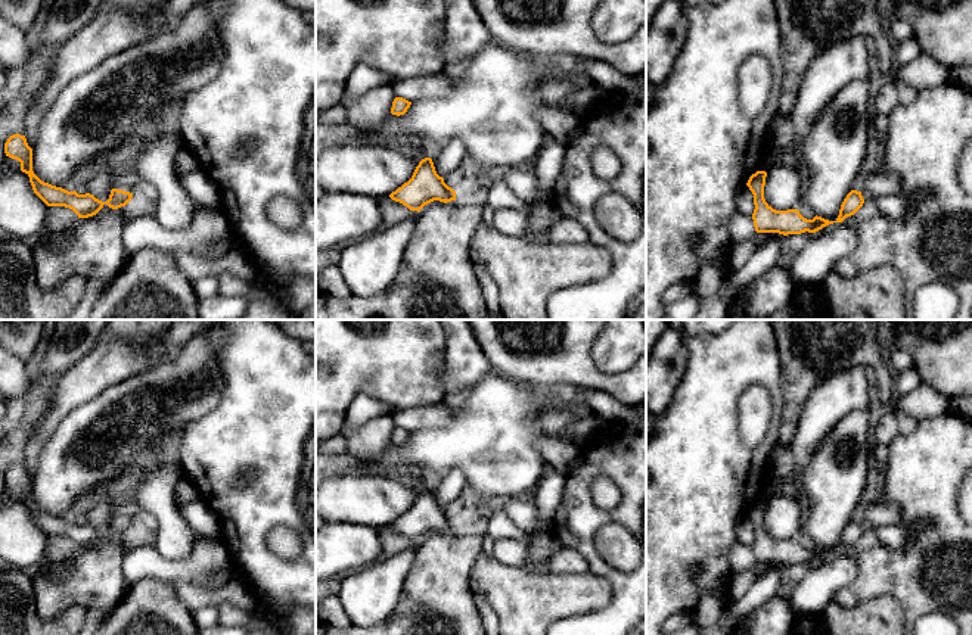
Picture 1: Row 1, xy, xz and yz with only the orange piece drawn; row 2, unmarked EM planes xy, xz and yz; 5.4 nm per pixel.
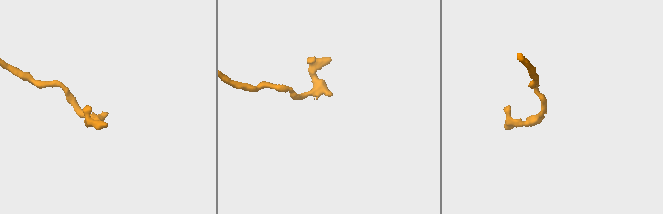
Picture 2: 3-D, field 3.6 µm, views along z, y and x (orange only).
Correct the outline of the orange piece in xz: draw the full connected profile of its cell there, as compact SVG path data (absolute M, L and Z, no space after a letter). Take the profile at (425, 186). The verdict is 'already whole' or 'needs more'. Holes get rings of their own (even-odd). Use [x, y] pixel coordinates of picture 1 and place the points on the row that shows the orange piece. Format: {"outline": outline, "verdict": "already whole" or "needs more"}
{"outline": "M431 158L416 166L412 178L389 194L410 209L409 217L394 227L378 230L342 246L338 267L353 296L372 298L385 292L398 274L406 245L417 212L434 200L456 200L456 192L435 171Z", "verdict": "needs more"}

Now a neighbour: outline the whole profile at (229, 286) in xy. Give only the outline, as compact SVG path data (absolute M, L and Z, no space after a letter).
M220 274L217 277L218 281L218 295L224 298L237 298L246 296L251 292L252 283L240 280L232 274Z

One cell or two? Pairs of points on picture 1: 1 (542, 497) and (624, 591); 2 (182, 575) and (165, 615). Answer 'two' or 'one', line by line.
1: two
2: two

